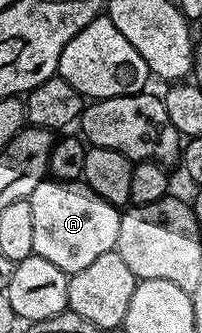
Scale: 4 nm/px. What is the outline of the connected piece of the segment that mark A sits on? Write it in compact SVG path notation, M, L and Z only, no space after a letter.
M40 181L28 197L31 216L35 226L33 252L36 256L55 263L64 273L83 271L99 255L114 252L119 239L119 223L122 210L107 203L91 191L88 185L76 181Z

